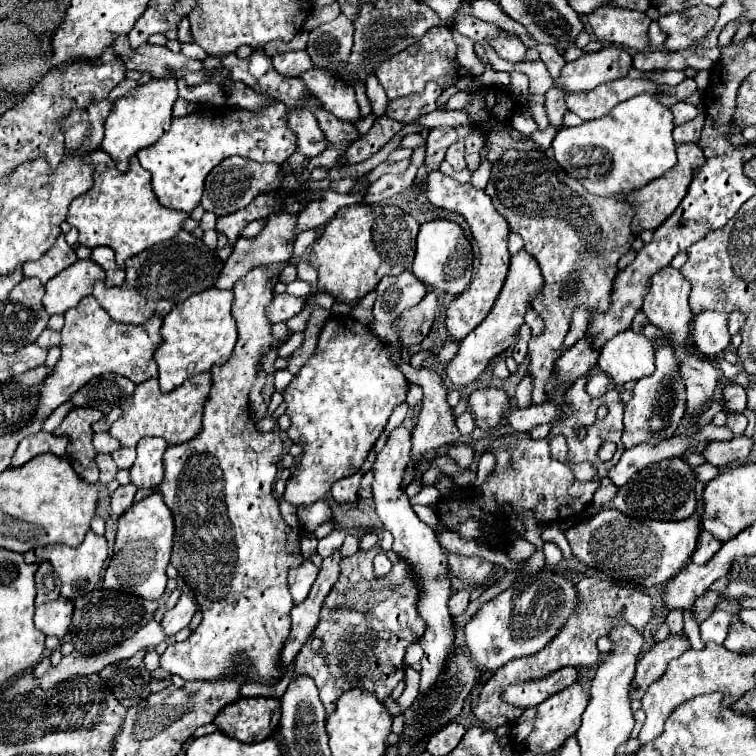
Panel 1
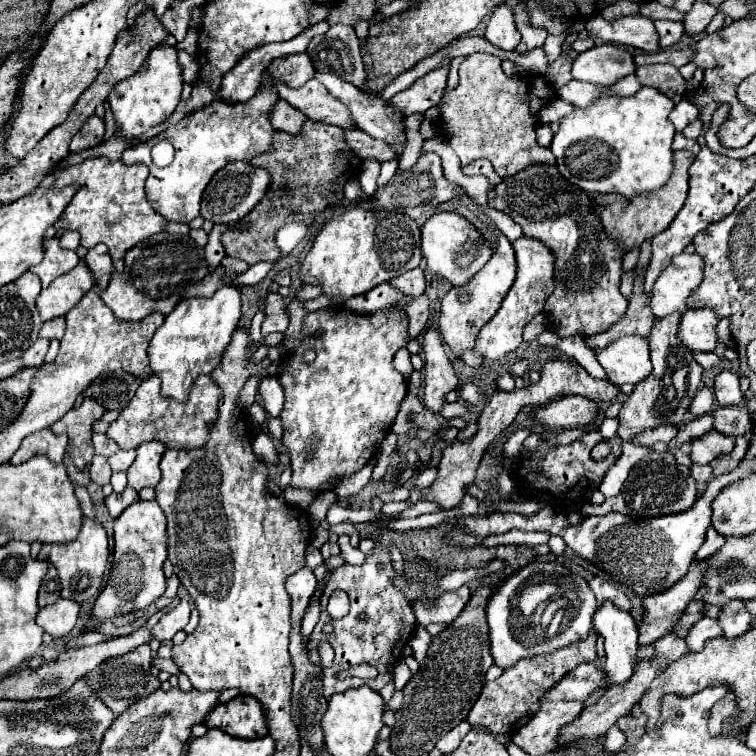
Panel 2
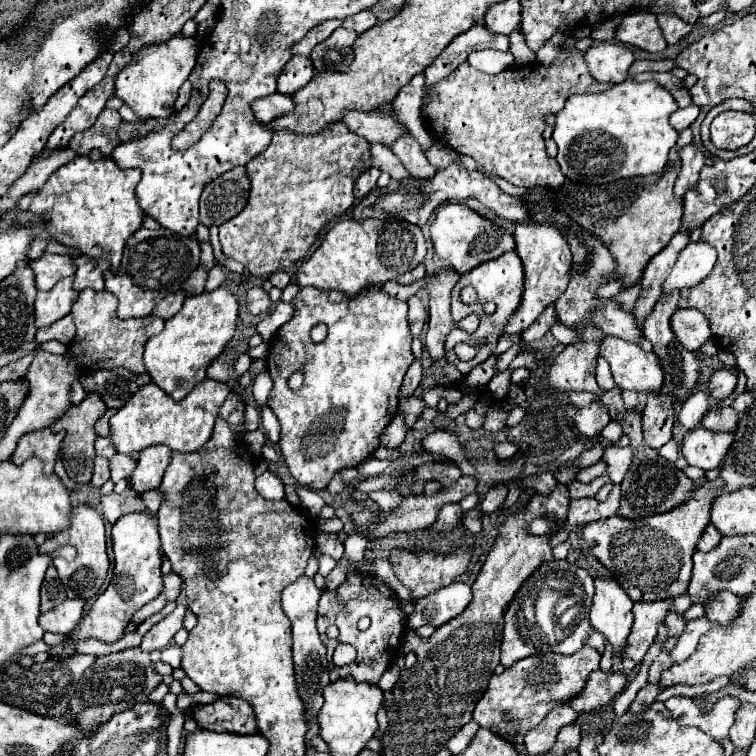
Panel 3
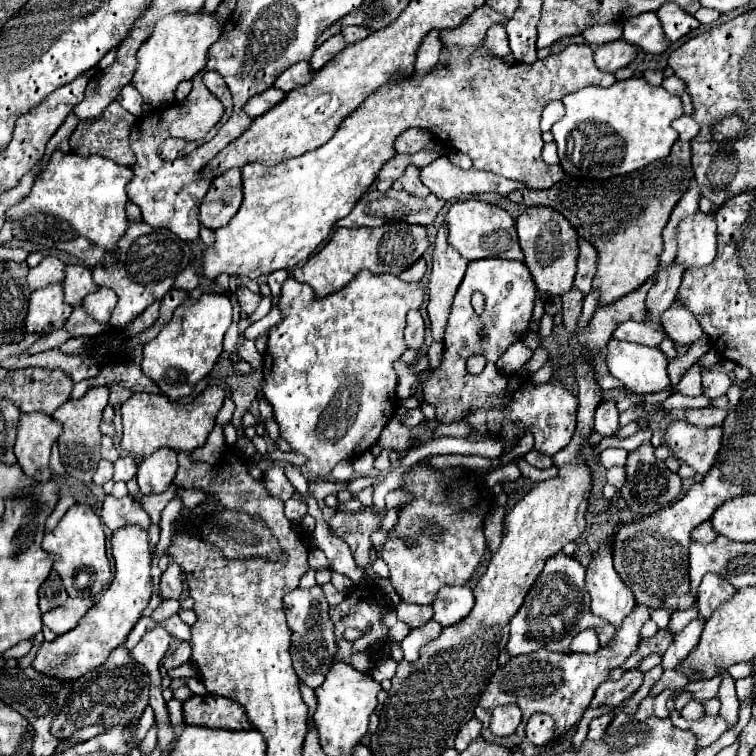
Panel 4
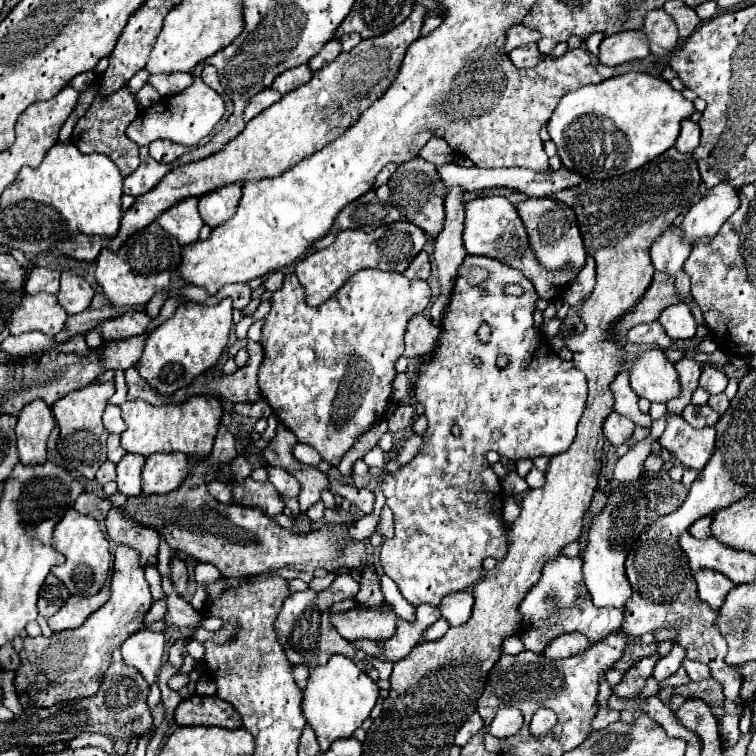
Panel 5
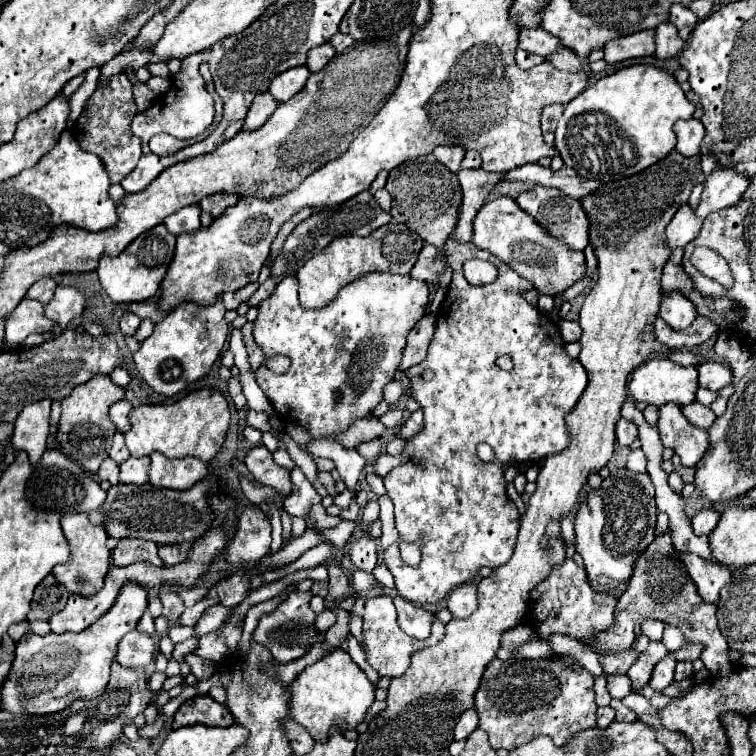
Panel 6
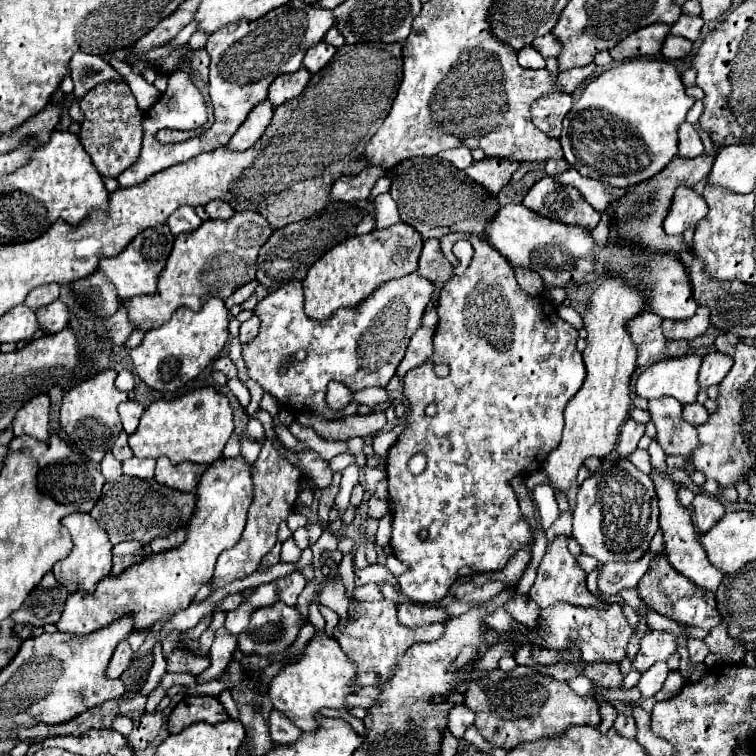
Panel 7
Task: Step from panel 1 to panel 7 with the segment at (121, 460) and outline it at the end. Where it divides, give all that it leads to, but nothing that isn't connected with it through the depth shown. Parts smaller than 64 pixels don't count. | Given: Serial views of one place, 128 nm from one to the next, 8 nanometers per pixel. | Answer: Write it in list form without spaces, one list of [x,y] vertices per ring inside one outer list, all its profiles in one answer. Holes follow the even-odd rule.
[[[130,458],[130,460],[124,460],[122,466],[124,466],[124,474],[126,476],[136,476],[136,478],[144,478],[144,480],[150,480],[154,478],[154,458]]]

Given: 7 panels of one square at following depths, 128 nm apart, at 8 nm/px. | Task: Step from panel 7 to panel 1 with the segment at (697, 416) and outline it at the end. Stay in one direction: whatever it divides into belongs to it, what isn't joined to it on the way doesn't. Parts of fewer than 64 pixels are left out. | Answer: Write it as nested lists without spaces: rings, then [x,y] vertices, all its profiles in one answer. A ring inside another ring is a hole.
[[[728,414],[728,422],[726,426],[734,432],[734,434],[742,434],[744,428],[748,424],[748,418],[744,414]]]

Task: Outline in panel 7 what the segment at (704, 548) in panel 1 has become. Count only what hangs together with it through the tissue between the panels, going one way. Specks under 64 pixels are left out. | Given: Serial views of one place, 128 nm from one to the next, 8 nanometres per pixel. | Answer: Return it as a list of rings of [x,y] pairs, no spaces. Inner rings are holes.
[[[696,494],[692,506],[694,506],[694,526],[702,534],[708,532],[724,516],[724,506],[716,498],[704,494]]]

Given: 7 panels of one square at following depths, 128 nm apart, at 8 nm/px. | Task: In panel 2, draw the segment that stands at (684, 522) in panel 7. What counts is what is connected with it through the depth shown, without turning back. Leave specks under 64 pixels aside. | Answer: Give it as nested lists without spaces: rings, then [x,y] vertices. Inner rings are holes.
[[[732,600],[728,602],[724,608],[722,608],[722,614],[720,614],[720,626],[724,630],[724,636],[726,638],[740,638],[744,636],[750,626],[752,626],[752,616],[750,612],[744,608],[742,602],[738,600]]]

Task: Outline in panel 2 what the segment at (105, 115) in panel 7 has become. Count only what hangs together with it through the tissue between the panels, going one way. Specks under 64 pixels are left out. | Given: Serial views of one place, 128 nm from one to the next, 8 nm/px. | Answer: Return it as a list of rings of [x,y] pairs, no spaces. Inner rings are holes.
[[[90,116],[80,126],[80,130],[74,134],[74,138],[70,142],[70,152],[76,154],[86,148],[94,148],[102,142],[102,136],[104,136],[104,120],[100,120],[98,116]]]

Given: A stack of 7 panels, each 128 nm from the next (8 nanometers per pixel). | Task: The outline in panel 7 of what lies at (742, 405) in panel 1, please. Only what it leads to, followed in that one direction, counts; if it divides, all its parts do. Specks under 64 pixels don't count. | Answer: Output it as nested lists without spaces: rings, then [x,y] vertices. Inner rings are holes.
[[[710,352],[704,356],[702,366],[700,366],[700,376],[698,376],[698,384],[702,390],[720,384],[726,374],[732,368],[732,358],[728,358],[726,354],[720,352]]]

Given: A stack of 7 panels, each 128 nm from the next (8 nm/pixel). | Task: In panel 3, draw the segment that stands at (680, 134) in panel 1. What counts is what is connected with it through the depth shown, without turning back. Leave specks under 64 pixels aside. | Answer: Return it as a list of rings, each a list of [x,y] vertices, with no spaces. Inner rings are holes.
[[[694,144],[684,146],[680,150],[680,158],[682,158],[682,170],[680,170],[680,176],[676,180],[676,192],[682,198],[686,194],[686,190],[696,184],[698,174],[706,164],[706,158]]]

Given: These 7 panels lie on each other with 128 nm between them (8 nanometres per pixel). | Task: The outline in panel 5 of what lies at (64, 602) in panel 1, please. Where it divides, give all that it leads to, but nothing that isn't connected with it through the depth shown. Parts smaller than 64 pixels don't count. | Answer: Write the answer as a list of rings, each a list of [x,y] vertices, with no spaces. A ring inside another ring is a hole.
[[[104,586],[94,596],[70,596],[68,602],[54,616],[48,618],[50,630],[60,632],[60,630],[82,626],[86,622],[86,618],[108,600],[108,592],[110,592],[110,588]]]

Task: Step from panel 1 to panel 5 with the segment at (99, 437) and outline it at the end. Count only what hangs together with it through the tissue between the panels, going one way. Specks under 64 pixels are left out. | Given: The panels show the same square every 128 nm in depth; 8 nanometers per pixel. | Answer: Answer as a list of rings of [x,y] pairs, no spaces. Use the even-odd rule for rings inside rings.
[[[110,434],[110,436],[108,436],[108,460],[114,462],[114,464],[118,464],[124,454],[126,454],[126,452],[124,452],[122,446],[120,446],[120,438],[118,438],[116,434]]]

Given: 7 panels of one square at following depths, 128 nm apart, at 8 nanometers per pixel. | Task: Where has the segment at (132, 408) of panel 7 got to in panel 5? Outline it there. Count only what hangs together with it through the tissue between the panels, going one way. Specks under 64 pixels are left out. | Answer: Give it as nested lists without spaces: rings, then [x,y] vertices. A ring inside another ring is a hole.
[[[108,404],[106,410],[104,410],[104,428],[110,432],[110,434],[122,434],[122,430],[126,428],[122,416],[120,416],[120,408],[118,406],[112,406]]]

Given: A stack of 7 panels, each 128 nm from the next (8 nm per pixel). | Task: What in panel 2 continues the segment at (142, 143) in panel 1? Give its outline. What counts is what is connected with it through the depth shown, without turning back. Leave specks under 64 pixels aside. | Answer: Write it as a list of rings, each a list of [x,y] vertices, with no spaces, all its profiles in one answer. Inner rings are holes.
[[[174,46],[154,48],[146,60],[146,64],[148,64],[146,72],[134,74],[128,80],[122,80],[110,92],[108,102],[110,102],[110,110],[114,114],[116,134],[120,134],[126,140],[126,146],[134,146],[134,142],[140,140],[144,132],[164,124],[170,118],[170,114],[174,112],[174,108],[178,106],[180,94],[182,94],[182,78],[180,78],[182,70],[180,70],[176,52],[178,50]]]

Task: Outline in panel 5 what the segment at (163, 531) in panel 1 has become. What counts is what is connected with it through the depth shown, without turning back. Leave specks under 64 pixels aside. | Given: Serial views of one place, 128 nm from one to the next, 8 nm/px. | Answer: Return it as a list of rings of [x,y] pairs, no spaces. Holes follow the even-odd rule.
[[[116,546],[114,550],[114,574],[110,584],[108,602],[96,610],[80,628],[58,632],[50,638],[26,638],[20,652],[20,670],[16,672],[16,690],[32,688],[32,698],[36,706],[54,706],[62,700],[72,700],[80,696],[92,696],[100,684],[100,676],[108,670],[112,650],[120,648],[122,642],[140,630],[146,612],[152,606],[150,586],[144,578],[144,568],[140,566],[140,554],[130,546]]]

